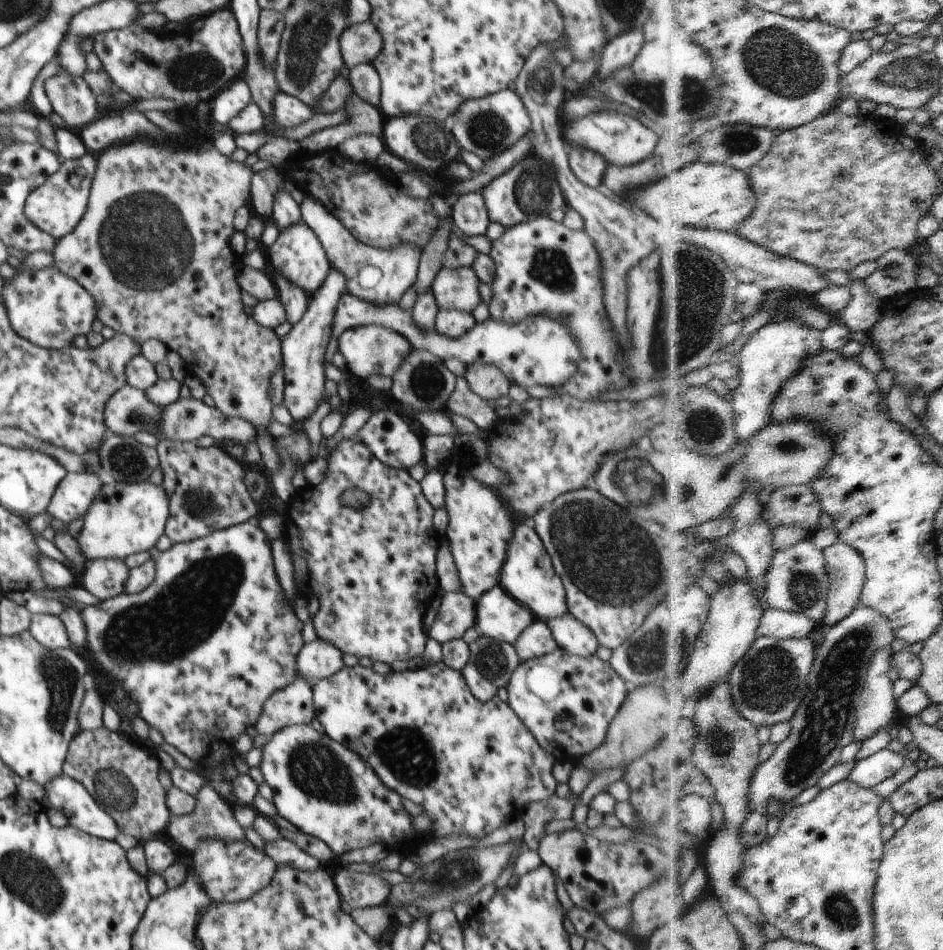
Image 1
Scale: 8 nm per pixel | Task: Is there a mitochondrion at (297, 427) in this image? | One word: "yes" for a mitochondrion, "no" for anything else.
no

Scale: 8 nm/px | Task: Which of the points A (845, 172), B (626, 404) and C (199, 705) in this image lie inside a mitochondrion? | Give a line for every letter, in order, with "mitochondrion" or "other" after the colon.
A: mitochondrion
B: other
C: other

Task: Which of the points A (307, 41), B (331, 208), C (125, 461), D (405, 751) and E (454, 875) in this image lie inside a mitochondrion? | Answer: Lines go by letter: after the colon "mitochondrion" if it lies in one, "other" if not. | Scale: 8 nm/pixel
A: mitochondrion
B: other
C: mitochondrion
D: mitochondrion
E: mitochondrion

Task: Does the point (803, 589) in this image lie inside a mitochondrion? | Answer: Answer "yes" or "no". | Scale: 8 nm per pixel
yes

